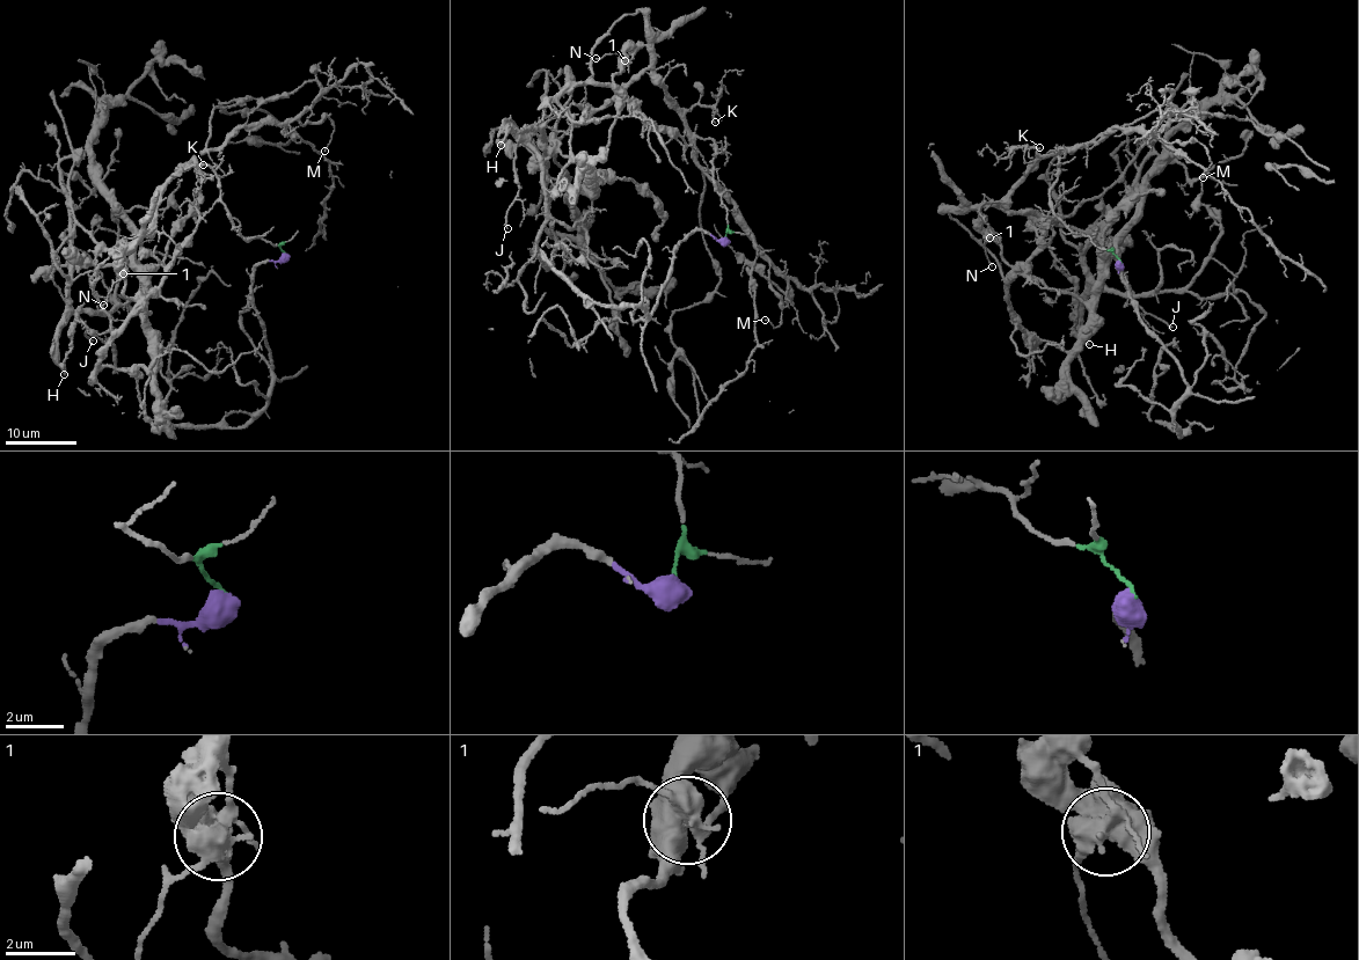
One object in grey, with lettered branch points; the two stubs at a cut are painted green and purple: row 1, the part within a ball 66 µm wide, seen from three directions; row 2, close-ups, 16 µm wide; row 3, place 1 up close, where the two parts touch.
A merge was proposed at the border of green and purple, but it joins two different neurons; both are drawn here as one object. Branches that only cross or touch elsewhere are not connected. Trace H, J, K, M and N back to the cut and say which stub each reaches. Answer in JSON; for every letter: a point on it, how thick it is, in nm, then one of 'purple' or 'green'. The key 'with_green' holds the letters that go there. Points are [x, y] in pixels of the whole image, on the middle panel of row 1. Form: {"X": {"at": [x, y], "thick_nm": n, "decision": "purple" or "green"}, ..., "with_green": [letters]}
{"H": {"at": [501, 145], "thick_nm": 200, "decision": "green"}, "J": {"at": [508, 228], "thick_nm": 180, "decision": "green"}, "K": {"at": [715, 122], "thick_nm": 110, "decision": "green"}, "M": {"at": [765, 320], "thick_nm": 80, "decision": "green"}, "N": {"at": [596, 58], "thick_nm": 130, "decision": "green"}, "with_green": ["H", "J", "K", "M", "N"]}

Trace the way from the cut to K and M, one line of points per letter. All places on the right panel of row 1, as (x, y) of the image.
K: (1119, 261), (1054, 212), (1058, 148), (1042, 155), (1027, 147), (1039, 147)
M: (1119, 261), (1054, 212), (1056, 151), (1130, 129), (1202, 143), (1212, 163), (1204, 177)

